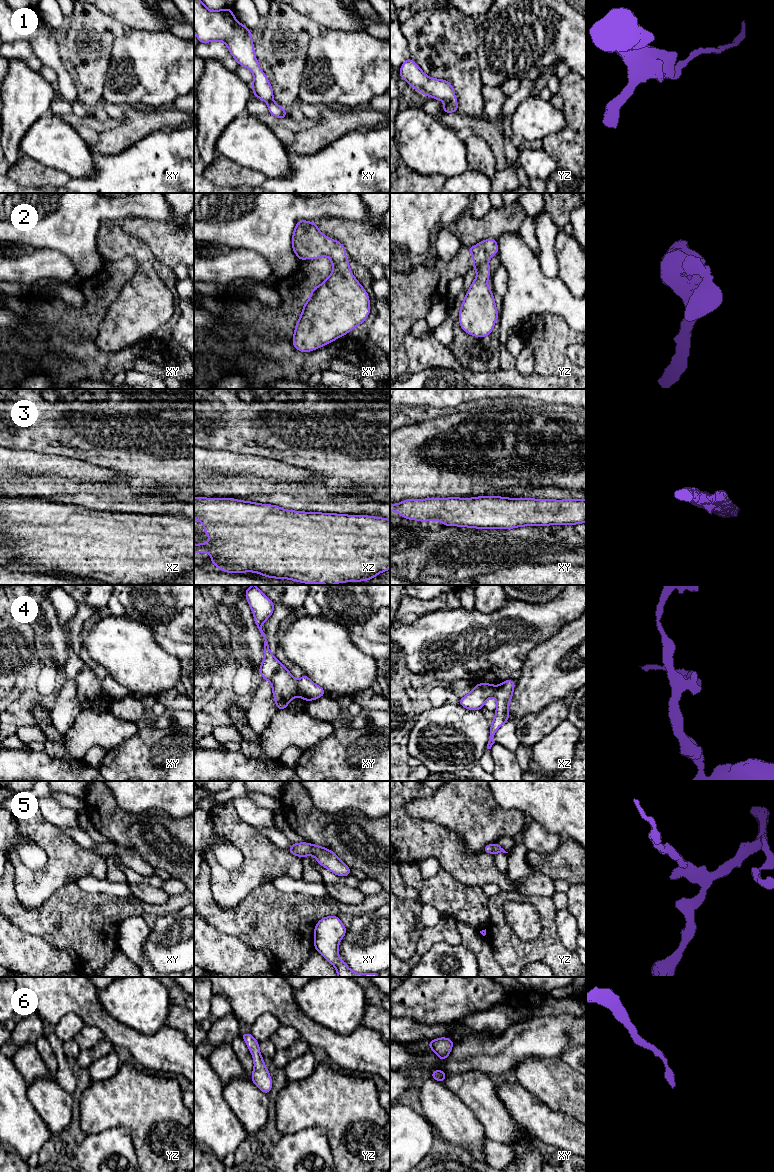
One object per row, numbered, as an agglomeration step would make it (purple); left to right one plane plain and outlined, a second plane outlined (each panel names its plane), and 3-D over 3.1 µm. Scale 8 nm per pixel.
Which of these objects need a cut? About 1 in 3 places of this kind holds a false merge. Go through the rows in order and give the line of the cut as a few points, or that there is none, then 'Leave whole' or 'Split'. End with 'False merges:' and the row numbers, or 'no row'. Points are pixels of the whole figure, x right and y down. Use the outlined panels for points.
1: No split. Leave whole
2: No split. Leave whole
3: No split. Leave whole
4: Split along xy (297, 682), (298, 694). Split
5: No split. Leave whole
6: No split. Leave whole
False merges: 4

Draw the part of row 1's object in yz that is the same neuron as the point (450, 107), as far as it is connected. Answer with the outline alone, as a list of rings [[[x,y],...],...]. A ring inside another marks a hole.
[[[410,57],[402,64],[399,76],[423,95],[445,102],[442,113],[458,111],[457,99],[451,83],[448,80],[434,79],[425,75]]]

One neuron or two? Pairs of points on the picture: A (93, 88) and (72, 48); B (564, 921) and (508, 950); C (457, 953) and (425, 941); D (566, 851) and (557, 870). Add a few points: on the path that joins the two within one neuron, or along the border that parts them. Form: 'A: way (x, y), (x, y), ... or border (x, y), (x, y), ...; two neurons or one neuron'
A: way (89, 78), (88, 73), (79, 64), (79, 58); one neuron
B: border (556, 910), (556, 928), (562, 942); two neurons
C: border (458, 944), (436, 942), (418, 961); two neurons
D: way (566, 856), (566, 861), (562, 865); one neuron

